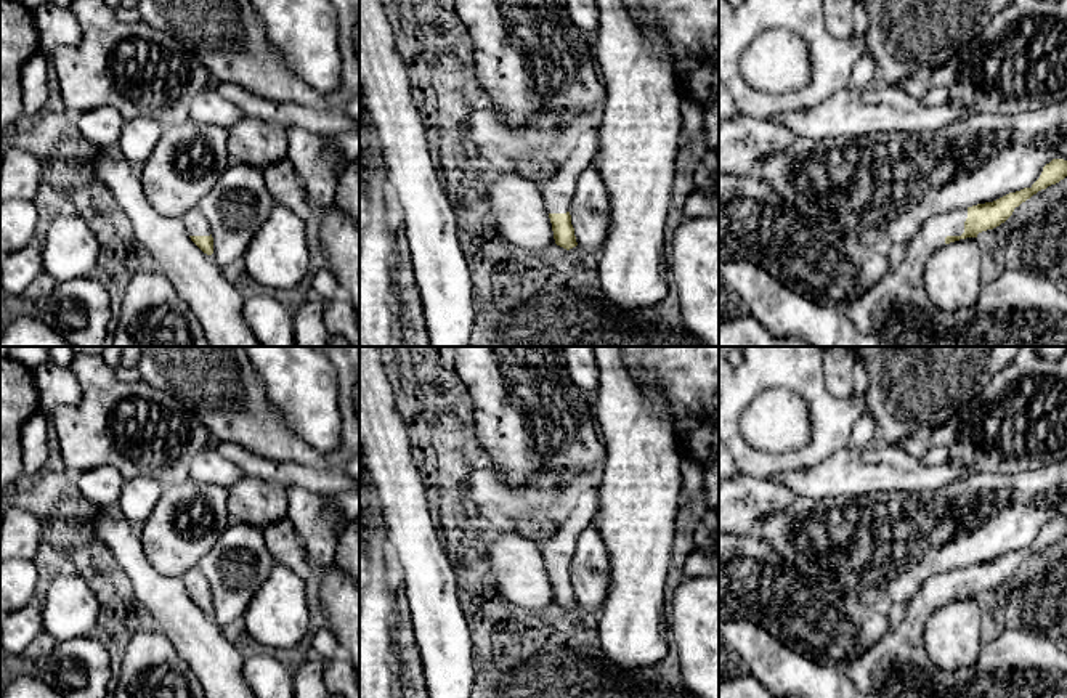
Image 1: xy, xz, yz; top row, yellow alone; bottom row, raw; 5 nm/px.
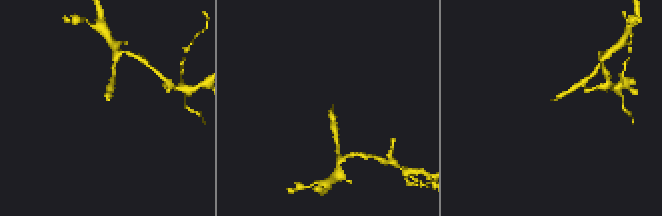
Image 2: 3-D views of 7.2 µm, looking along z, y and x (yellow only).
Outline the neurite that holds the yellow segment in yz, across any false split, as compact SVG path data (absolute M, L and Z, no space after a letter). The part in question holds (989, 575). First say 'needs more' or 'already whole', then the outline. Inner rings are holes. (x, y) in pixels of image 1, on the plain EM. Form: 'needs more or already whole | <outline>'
needs more | M1053 518L1030 546L993 562L977 563L932 576L907 603L902 624L887 631L862 656L846 663L846 677L862 692L884 698L1067 698L1067 650L1037 632L1004 631L982 643L974 666L948 674L940 671L926 651L924 623L929 615L950 602L977 597L979 592L1004 582L1022 562L1067 536L1067 520Z

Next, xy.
needs more | M199 568L189 570L181 578L191 600L207 615L213 613L213 597L210 586Z

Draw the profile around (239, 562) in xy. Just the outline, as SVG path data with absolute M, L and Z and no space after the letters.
M229 521L215 546L199 562L213 597L213 619L225 631L244 611L276 565L263 530Z

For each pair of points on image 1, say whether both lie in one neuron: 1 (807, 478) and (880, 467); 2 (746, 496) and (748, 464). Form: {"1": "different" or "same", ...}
{"1": "same", "2": "different"}

